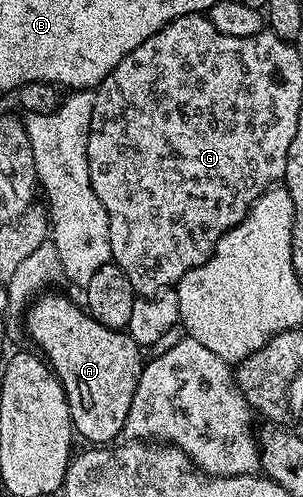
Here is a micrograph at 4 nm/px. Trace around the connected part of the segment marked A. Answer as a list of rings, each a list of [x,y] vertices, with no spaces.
[[[41,293],[32,300],[22,322],[28,326],[28,335],[37,343],[39,354],[43,356],[53,373],[60,379],[70,405],[72,430],[85,439],[88,445],[108,445],[121,438],[126,413],[130,413],[130,401],[138,385],[142,366],[142,347],[132,340],[127,330],[115,331],[102,325],[89,315],[83,306],[71,303],[64,295]]]

